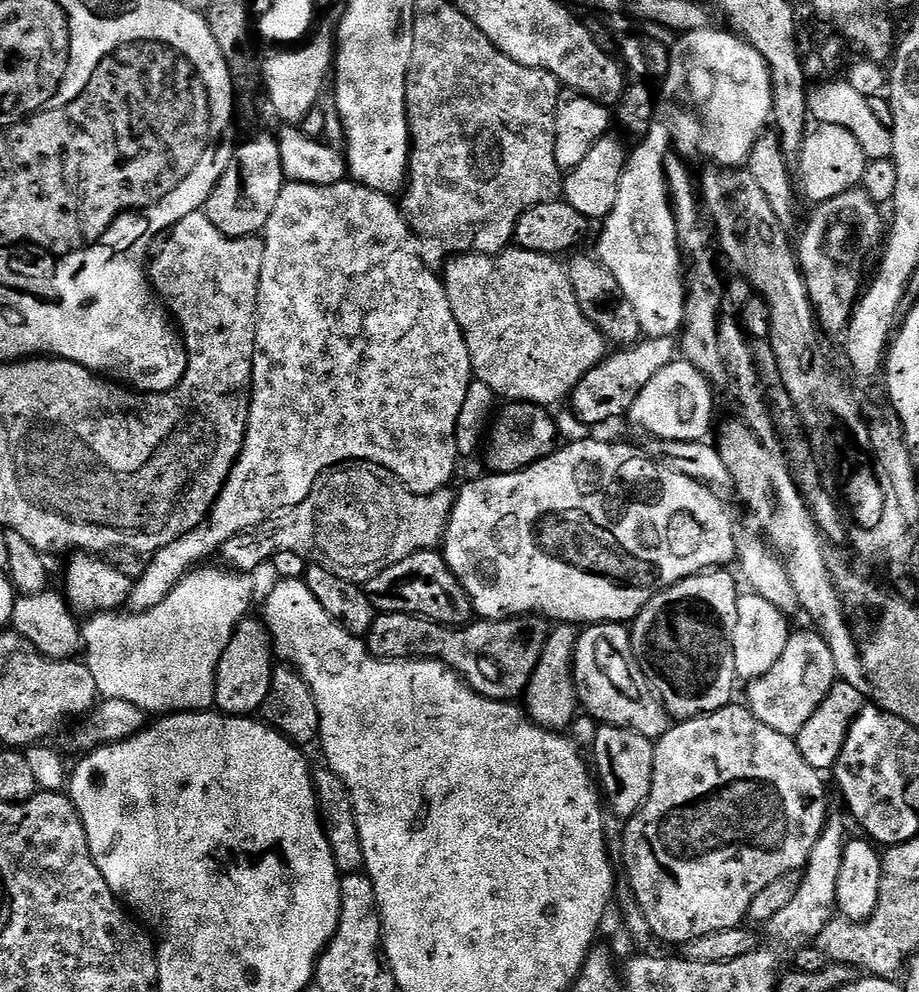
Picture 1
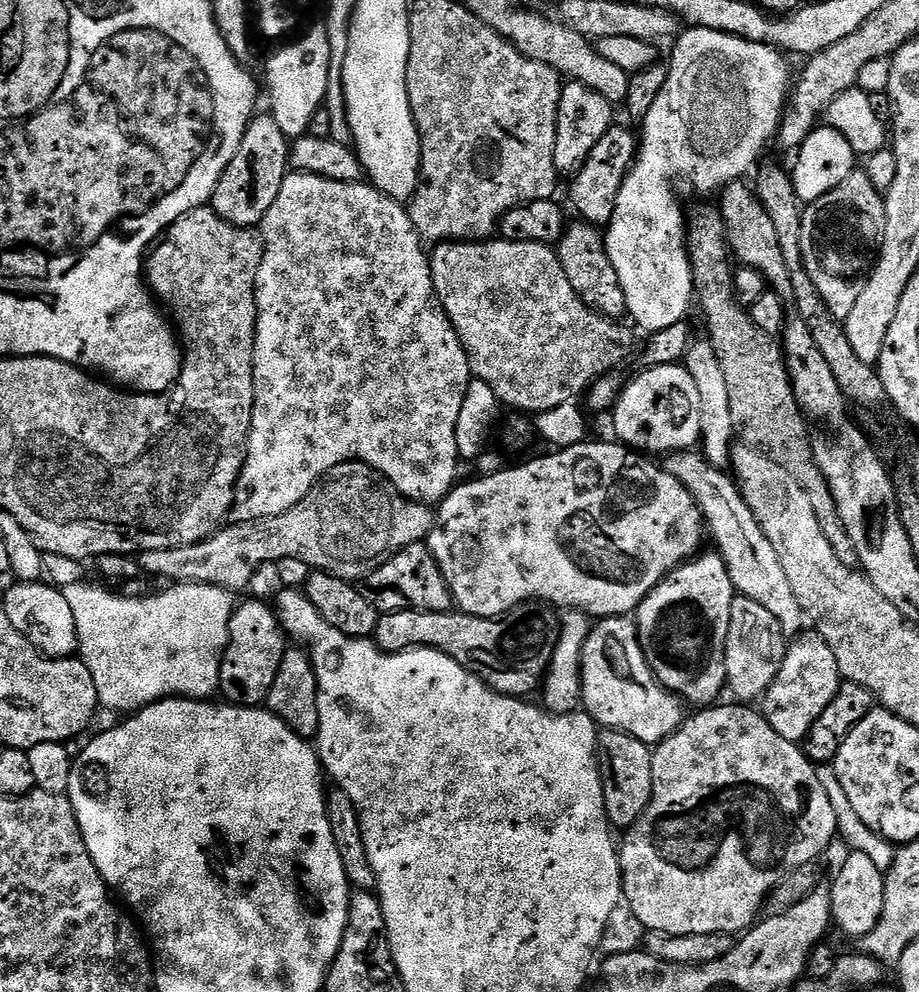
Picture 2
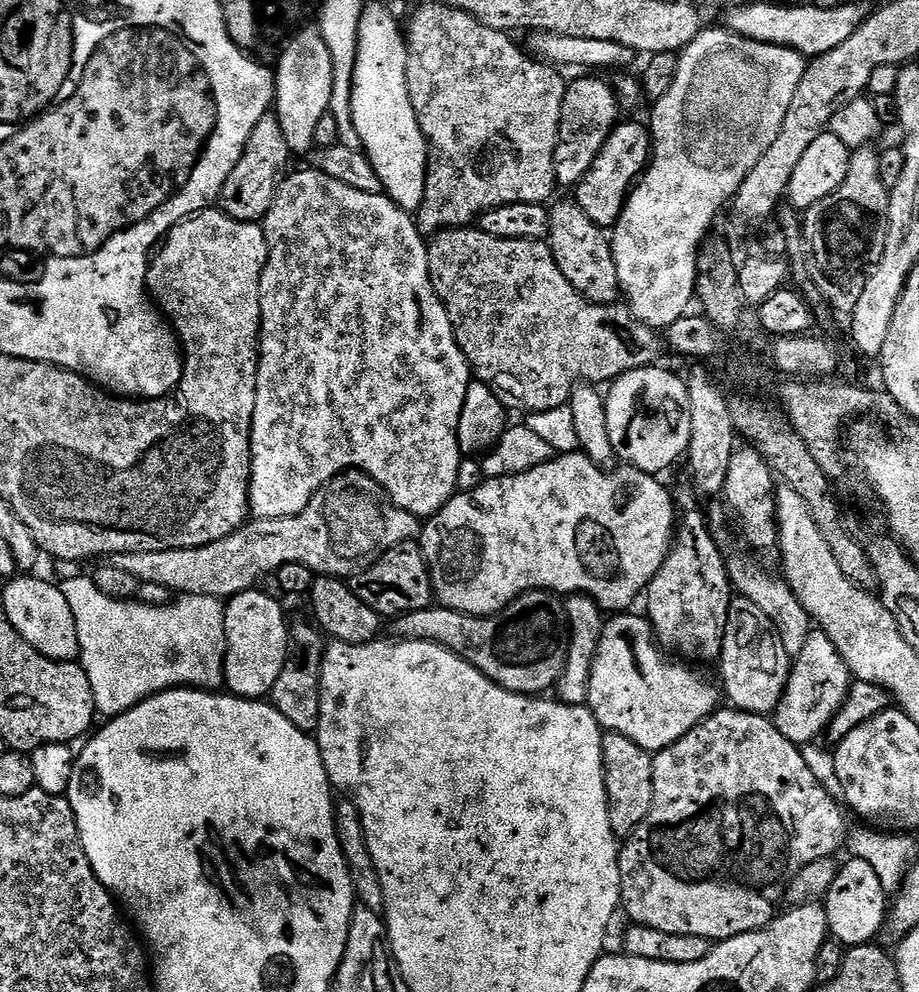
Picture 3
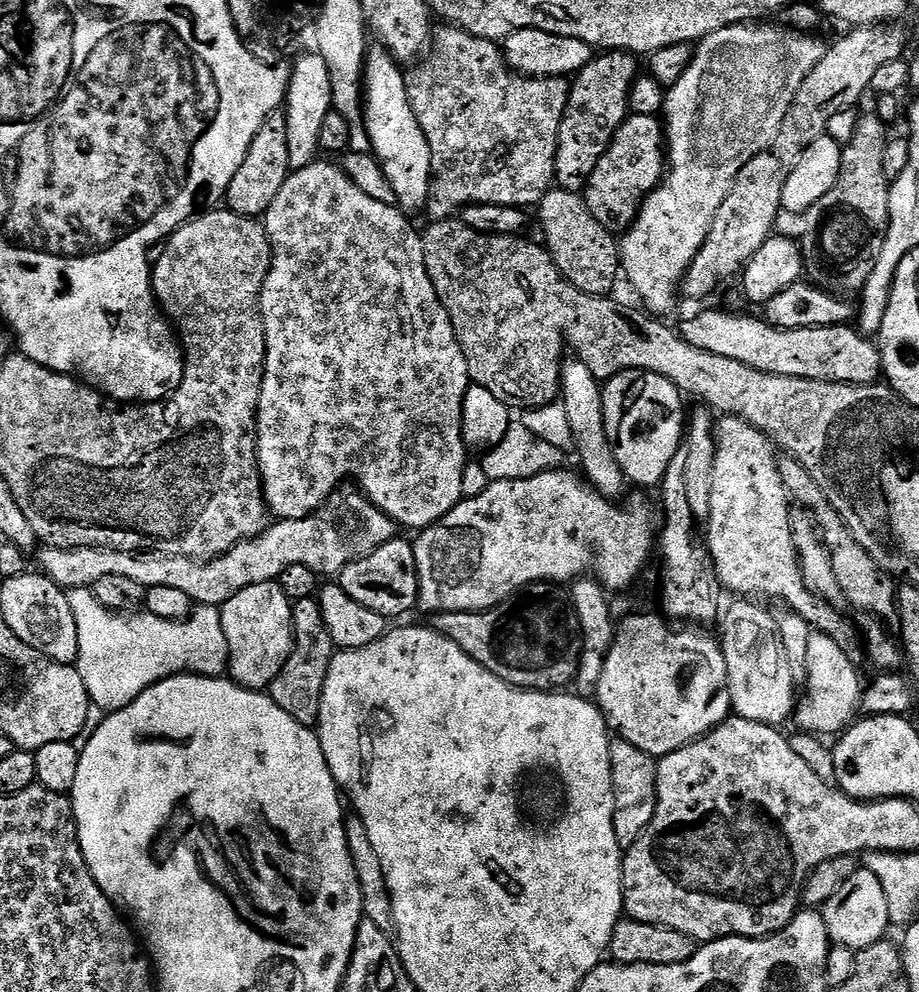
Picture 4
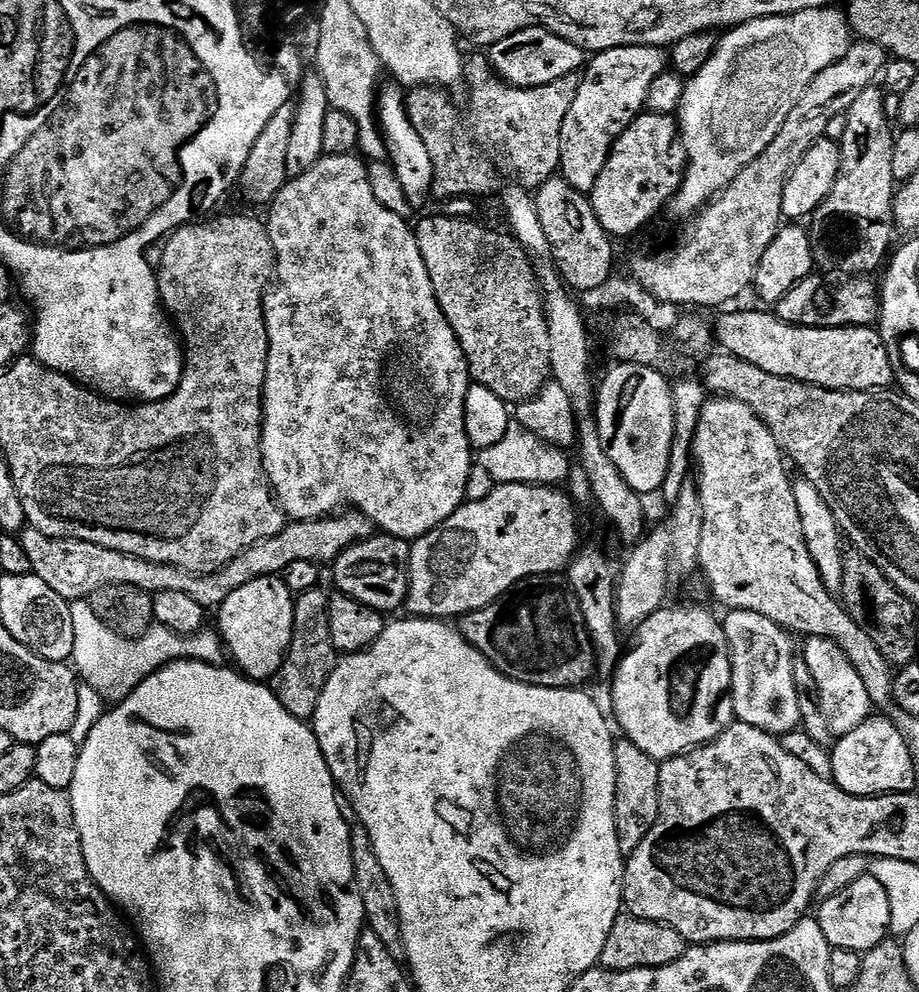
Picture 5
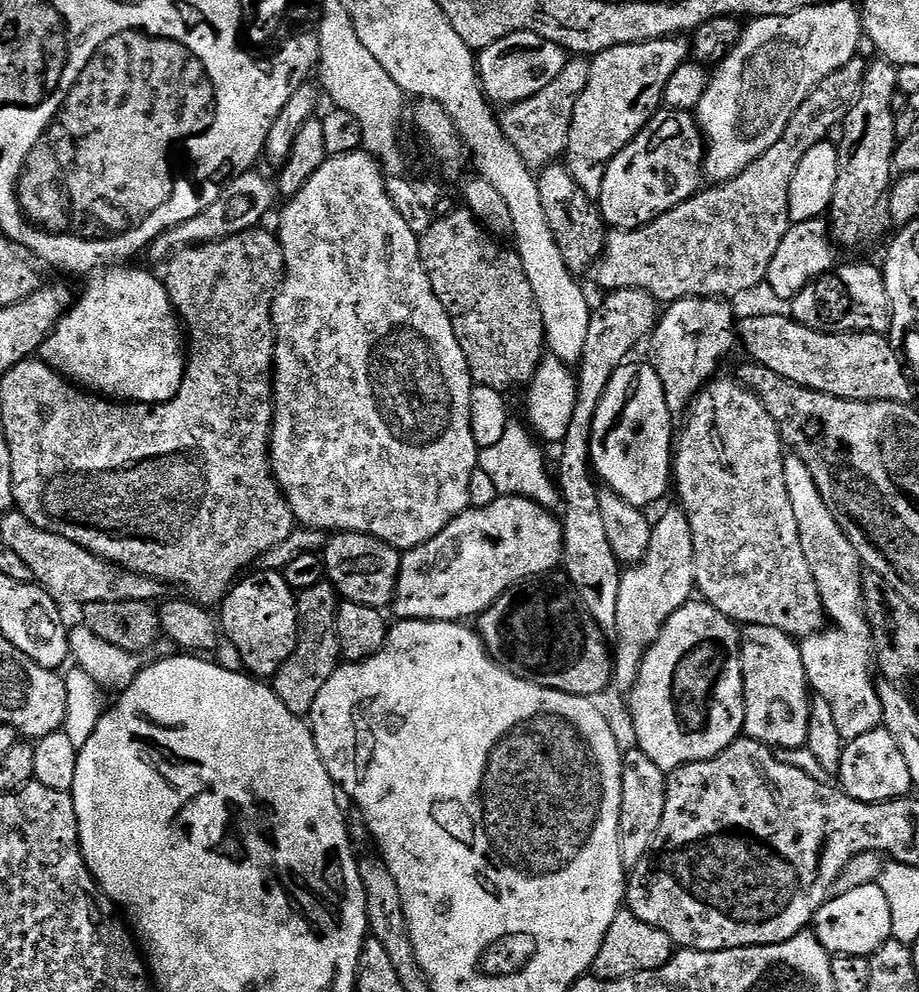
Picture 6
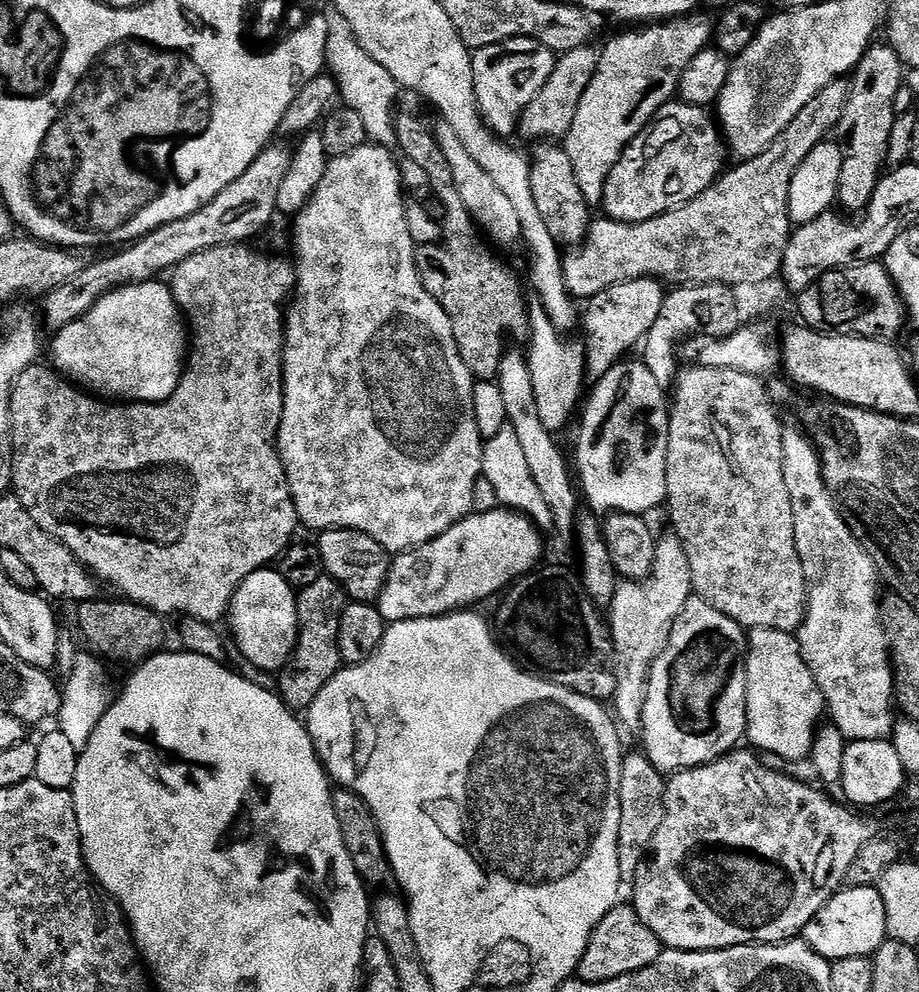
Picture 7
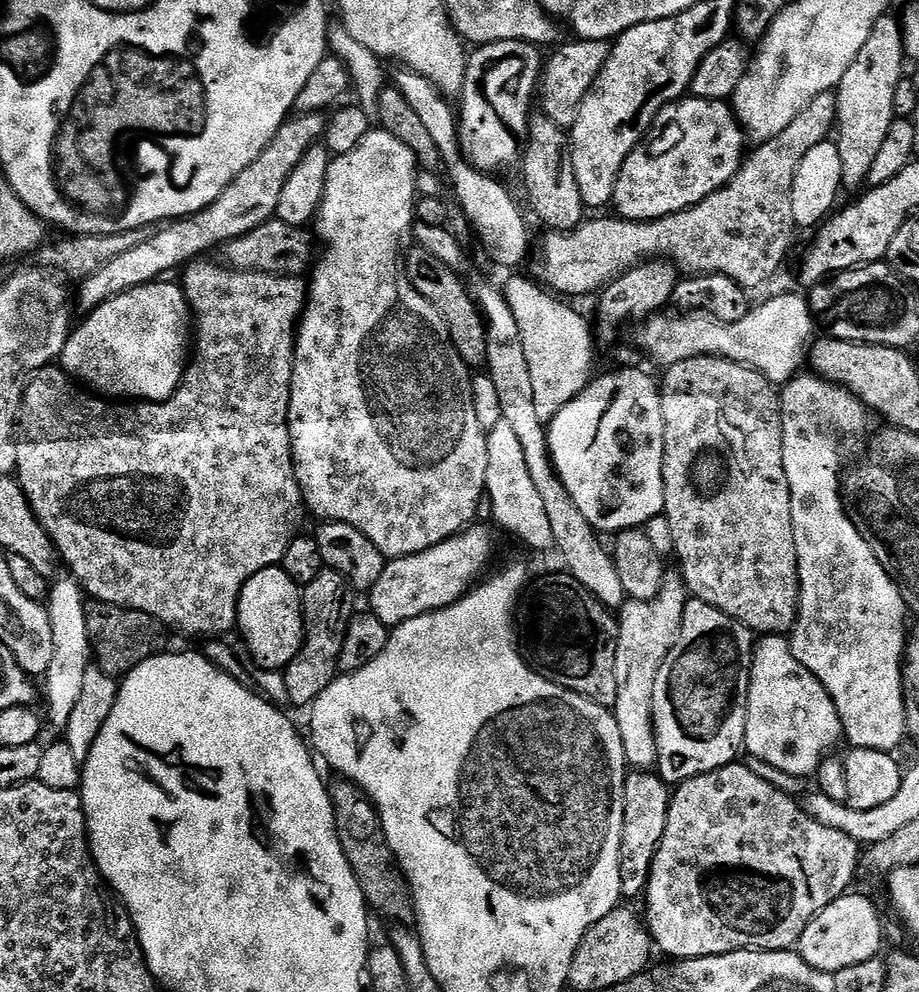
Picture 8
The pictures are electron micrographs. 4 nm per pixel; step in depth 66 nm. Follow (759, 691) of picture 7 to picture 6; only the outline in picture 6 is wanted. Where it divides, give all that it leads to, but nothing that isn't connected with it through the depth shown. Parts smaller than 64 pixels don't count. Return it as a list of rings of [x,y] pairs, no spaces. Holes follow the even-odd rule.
[[[750,624],[740,633],[740,661],[744,679],[743,735],[773,750],[805,747],[810,685],[802,666],[799,643],[782,630]]]

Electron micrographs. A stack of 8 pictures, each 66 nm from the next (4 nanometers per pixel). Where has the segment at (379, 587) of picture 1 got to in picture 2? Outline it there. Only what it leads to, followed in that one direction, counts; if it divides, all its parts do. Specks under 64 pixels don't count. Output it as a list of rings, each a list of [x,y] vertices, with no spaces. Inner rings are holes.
[[[427,543],[406,546],[406,550],[398,550],[390,558],[390,562],[383,564],[374,574],[359,585],[360,593],[374,606],[377,612],[401,612],[413,608],[415,612],[450,612],[454,605],[452,595],[446,586],[446,580],[434,562],[434,554]]]

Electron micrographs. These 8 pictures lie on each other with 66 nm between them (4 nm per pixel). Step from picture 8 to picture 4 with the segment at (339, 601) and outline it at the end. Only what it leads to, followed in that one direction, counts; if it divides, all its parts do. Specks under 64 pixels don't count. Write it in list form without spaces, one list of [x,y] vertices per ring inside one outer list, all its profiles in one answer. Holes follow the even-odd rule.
[[[302,598],[292,605],[292,653],[286,658],[286,666],[278,670],[270,689],[272,701],[286,710],[294,722],[315,729],[320,722],[322,710],[322,690],[326,686],[326,674],[330,670],[332,657],[338,649],[322,622],[320,601],[316,598]]]

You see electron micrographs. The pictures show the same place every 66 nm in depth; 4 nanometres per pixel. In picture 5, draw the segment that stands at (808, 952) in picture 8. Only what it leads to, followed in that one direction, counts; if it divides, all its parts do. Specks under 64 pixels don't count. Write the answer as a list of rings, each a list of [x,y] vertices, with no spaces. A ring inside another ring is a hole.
[[[870,874],[858,878],[854,886],[846,886],[842,894],[834,894],[834,898],[823,901],[819,905],[818,919],[822,926],[822,934],[826,934],[826,942],[831,948],[854,950],[861,954],[868,952],[878,942],[882,942],[890,932],[890,898],[886,898],[886,890],[882,890],[882,882]]]

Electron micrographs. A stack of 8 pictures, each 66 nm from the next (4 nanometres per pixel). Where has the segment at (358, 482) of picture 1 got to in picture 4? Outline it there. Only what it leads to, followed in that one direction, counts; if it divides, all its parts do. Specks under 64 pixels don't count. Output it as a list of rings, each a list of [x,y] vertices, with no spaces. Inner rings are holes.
[[[352,486],[348,496],[333,494],[328,497],[328,501],[322,505],[317,512],[312,512],[306,518],[297,520],[276,520],[269,523],[262,534],[258,534],[249,540],[242,540],[229,550],[226,554],[215,556],[212,560],[191,560],[181,556],[171,556],[168,552],[123,552],[117,548],[53,548],[44,546],[39,549],[40,568],[39,571],[48,579],[52,580],[59,588],[86,588],[91,589],[94,582],[99,582],[101,578],[106,578],[109,574],[121,576],[121,578],[131,578],[138,582],[146,590],[152,588],[169,588],[172,592],[181,592],[184,596],[189,596],[193,605],[211,604],[213,606],[223,606],[238,590],[246,586],[258,586],[259,584],[271,584],[279,581],[282,570],[287,570],[290,566],[310,566],[317,577],[332,578],[347,566],[350,562],[366,558],[378,550],[378,546],[386,546],[386,542],[397,539],[398,525],[395,520],[391,520],[386,513],[378,510],[374,502],[370,502],[368,497],[360,491],[359,487]]]

